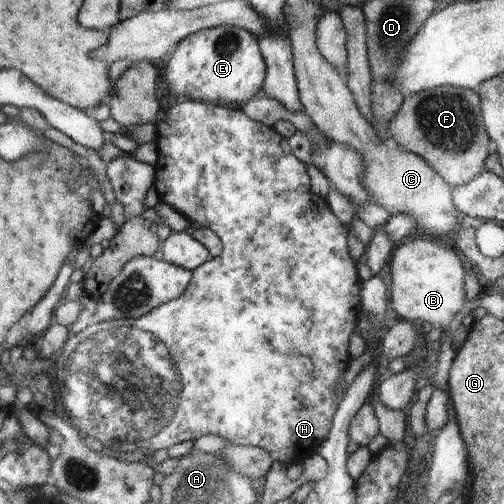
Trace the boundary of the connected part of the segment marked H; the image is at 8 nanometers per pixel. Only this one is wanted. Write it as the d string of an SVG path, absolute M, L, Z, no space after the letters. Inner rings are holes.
M184 100L168 111L161 121L155 122L156 132L158 132L157 161L153 166L155 189L160 199L183 214L190 224L196 222L196 224L208 226L222 240L224 250L218 258L209 259L192 271L189 285L182 296L150 310L149 314L141 318L128 317L125 323L89 324L66 340L55 362L60 383L59 396L86 434L91 434L101 441L104 447L112 446L116 451L127 453L138 448L150 456L156 450L166 450L174 444L190 442L206 434L214 434L218 438L224 438L231 445L260 446L270 454L273 461L280 462L287 468L294 464L303 464L308 456L317 453L318 447L326 440L330 432L333 416L341 400L338 398L336 388L340 388L340 378L346 372L352 359L348 350L348 338L354 332L354 328L357 328L357 320L361 312L363 281L356 270L356 262L352 260L348 250L349 230L332 213L326 198L312 192L305 164L294 156L288 138L280 135L273 127L252 120L241 108L208 106L195 100Z

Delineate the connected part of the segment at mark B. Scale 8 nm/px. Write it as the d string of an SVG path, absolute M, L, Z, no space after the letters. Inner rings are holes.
M425 238L404 240L396 247L390 260L392 276L390 300L394 312L407 321L420 320L434 324L442 332L448 330L466 302L465 270L462 268L456 248L444 247Z

